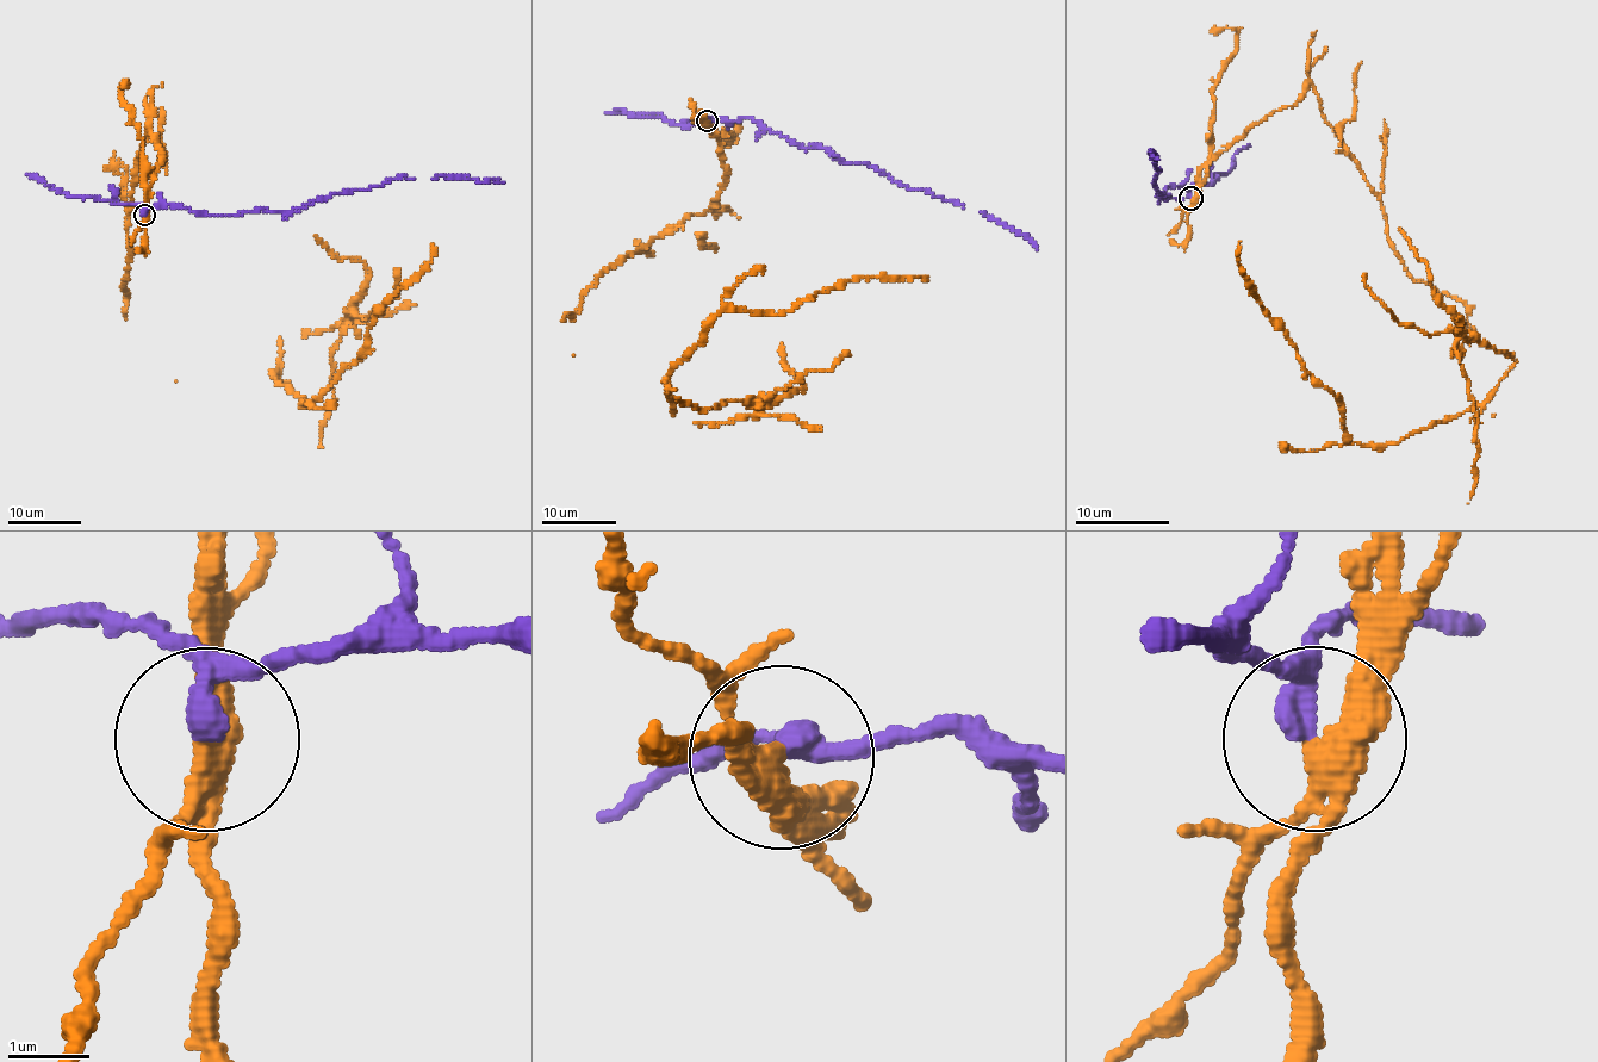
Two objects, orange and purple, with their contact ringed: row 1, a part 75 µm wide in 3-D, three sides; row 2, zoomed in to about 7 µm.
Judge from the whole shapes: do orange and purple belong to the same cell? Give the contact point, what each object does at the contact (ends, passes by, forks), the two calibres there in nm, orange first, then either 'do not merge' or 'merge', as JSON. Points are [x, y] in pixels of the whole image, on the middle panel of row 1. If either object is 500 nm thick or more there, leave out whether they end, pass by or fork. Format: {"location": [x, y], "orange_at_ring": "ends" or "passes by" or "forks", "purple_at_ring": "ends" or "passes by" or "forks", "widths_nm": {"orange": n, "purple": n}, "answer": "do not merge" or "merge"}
{"location": [707, 120], "orange_at_ring": "passes by", "purple_at_ring": "passes by", "widths_nm": {"orange": 320, "purple": 220}, "answer": "do not merge"}

